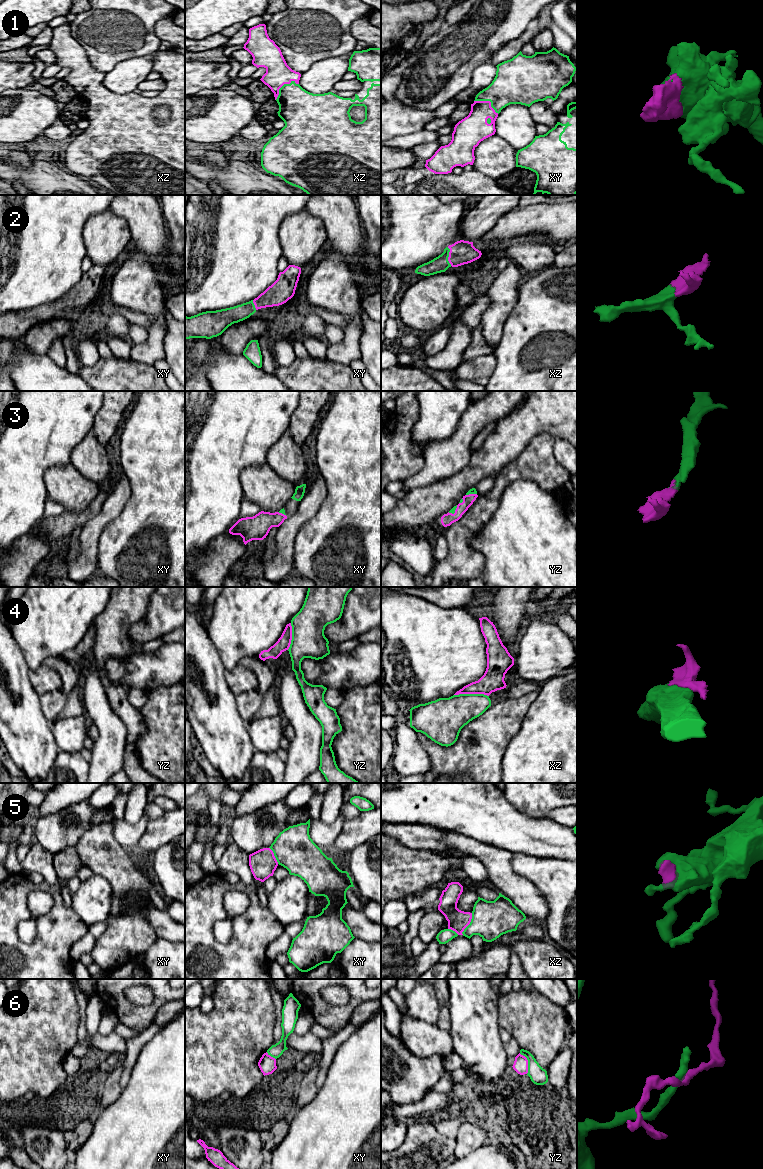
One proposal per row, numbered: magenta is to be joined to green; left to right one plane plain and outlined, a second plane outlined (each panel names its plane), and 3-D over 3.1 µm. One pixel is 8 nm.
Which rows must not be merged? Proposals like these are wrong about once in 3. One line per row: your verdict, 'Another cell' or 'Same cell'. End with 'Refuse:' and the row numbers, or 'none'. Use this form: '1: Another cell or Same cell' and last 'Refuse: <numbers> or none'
1: Same cell
2: Same cell
3: Same cell
4: Another cell
5: Another cell
6: Another cell
Refuse: 4, 5, 6

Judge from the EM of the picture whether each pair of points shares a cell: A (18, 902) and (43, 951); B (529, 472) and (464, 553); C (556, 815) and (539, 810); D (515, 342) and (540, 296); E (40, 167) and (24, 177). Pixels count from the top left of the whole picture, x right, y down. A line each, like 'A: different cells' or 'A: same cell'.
A: same cell
B: same cell
C: different cells
D: same cell
E: same cell

